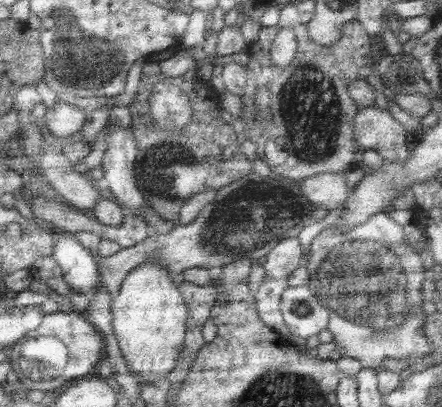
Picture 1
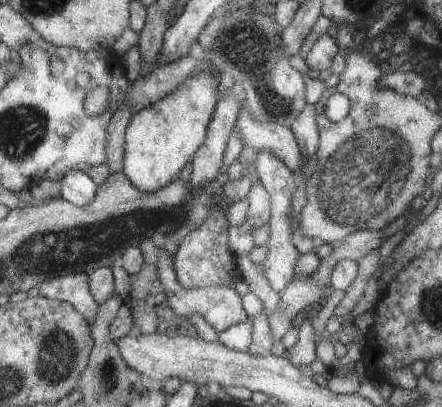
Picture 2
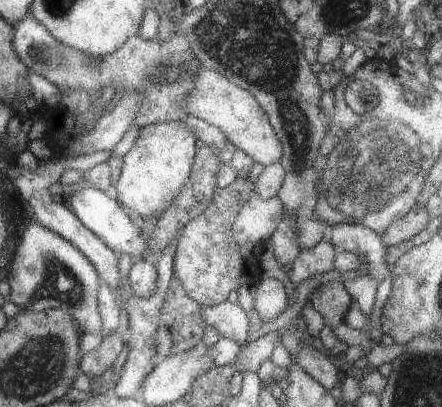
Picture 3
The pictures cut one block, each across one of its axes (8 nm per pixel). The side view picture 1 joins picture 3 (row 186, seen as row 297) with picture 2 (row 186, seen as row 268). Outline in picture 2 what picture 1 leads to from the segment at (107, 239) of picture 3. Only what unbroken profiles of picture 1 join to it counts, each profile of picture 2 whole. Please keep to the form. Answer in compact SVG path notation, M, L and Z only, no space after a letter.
M75 168L61 174L57 184L59 184L59 198L63 198L75 206L83 206L83 204L91 202L93 194L97 190L97 186L91 182L91 178L85 172L75 170Z

